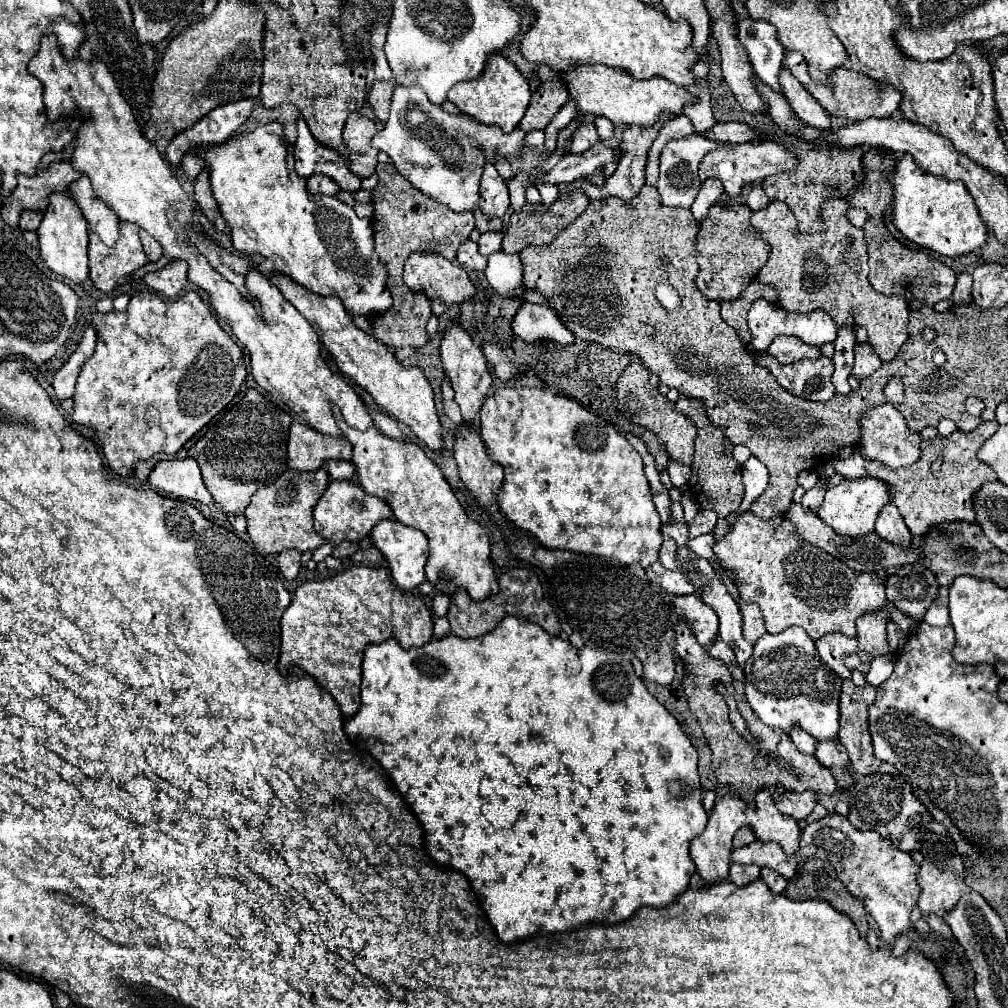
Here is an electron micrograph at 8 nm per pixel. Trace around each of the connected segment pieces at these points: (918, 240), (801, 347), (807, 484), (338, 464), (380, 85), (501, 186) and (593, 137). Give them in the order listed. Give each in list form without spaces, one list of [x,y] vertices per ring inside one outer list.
[[[903,154],[895,166],[891,186],[893,224],[909,242],[949,258],[969,254],[985,244],[987,228],[977,212],[973,196],[967,192],[963,182],[931,176],[915,164],[913,156]]]
[[[777,336],[771,344],[769,354],[773,354],[781,364],[791,364],[801,358],[819,358],[821,350],[817,346],[807,346],[795,336]]]
[[[804,470],[799,474],[799,478],[797,478],[797,482],[799,482],[799,486],[803,486],[805,491],[810,490],[815,486],[815,482],[818,482],[818,473],[815,470]]]
[[[327,460],[325,466],[329,472],[329,480],[351,480],[355,474],[353,462],[347,460]]]
[[[387,80],[387,82],[373,82],[371,92],[367,102],[371,104],[371,108],[375,110],[375,116],[379,122],[385,122],[389,116],[389,106],[391,106],[391,94],[393,94],[395,82]]]
[[[493,164],[485,166],[481,188],[479,188],[479,208],[489,216],[503,218],[509,210],[509,192],[505,180],[499,176]]]
[[[589,122],[589,124],[579,124],[575,128],[575,132],[571,134],[571,142],[565,144],[565,152],[569,154],[583,154],[585,150],[589,150],[595,142],[599,140],[597,136],[597,130],[595,130],[595,124]]]

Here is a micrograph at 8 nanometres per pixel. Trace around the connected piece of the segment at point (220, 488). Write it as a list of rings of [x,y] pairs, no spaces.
[[[247,388],[243,398],[237,404],[223,410],[217,418],[213,418],[209,422],[211,426],[207,426],[201,438],[189,448],[187,454],[199,464],[207,490],[213,494],[215,502],[219,502],[227,514],[243,514],[255,490],[271,484],[277,476],[281,476],[287,470],[287,434],[291,422],[291,414],[279,408],[279,404],[267,400],[255,388]]]

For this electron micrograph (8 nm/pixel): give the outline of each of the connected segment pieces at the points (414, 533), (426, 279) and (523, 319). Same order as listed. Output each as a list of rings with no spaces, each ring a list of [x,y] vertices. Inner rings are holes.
[[[389,518],[389,520],[383,520],[383,522],[375,524],[369,538],[371,538],[371,544],[377,550],[381,550],[381,554],[387,558],[391,576],[403,590],[413,590],[425,580],[423,568],[425,568],[425,560],[427,560],[427,538],[421,530],[403,526],[397,520]]]
[[[413,252],[409,256],[409,260],[405,262],[405,272],[403,272],[403,280],[405,284],[413,290],[413,292],[423,292],[429,300],[437,298],[441,300],[445,306],[453,306],[453,304],[463,304],[467,300],[473,300],[475,296],[475,286],[469,280],[467,272],[463,266],[455,266],[453,262],[445,260],[443,256],[437,254],[421,254],[421,252]]]
[[[523,302],[511,320],[511,330],[525,342],[535,342],[541,338],[553,340],[557,344],[571,344],[575,338],[571,330],[559,320],[555,310],[549,306],[539,306]]]

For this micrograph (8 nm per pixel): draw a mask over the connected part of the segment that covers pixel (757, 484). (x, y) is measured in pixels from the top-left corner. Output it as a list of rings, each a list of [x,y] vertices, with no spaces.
[[[749,456],[749,460],[743,464],[743,484],[745,484],[745,498],[739,504],[739,508],[727,516],[729,526],[733,526],[737,522],[737,518],[757,500],[757,496],[765,490],[769,482],[769,472],[765,468],[765,464],[761,464],[755,456]]]

